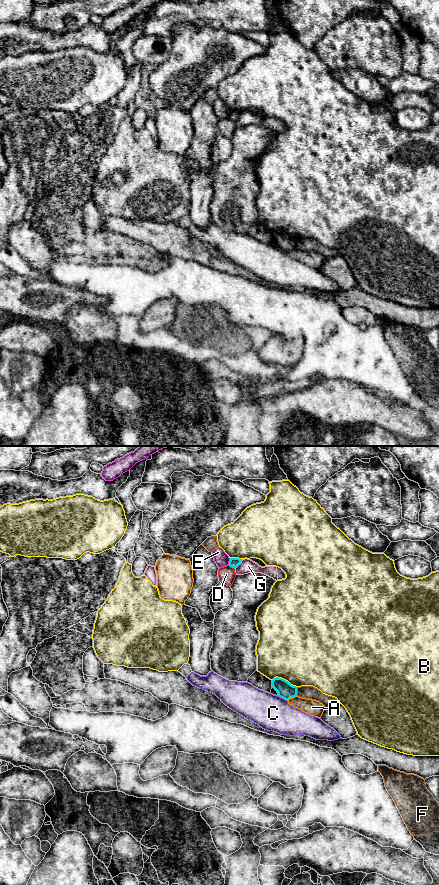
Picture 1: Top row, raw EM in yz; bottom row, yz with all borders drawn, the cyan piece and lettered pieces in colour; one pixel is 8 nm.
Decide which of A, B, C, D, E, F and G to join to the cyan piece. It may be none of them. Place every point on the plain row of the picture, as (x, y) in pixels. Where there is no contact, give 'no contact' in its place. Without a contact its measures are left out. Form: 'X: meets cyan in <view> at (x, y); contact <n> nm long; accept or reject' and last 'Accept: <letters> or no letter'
A: meets cyan in yz at (291, 249); contact 90 nm long; reject
B: meets cyan in yz at (283, 231); contact 220 nm long; reject
C: meets cyan in yz at (282, 249); contact 80 nm long; reject
D: meets cyan in yz at (231, 118); contact 70 nm long; reject
E: meets cyan in yz at (229, 113); contact 60 nm long; reject
F: meets cyan in yz at (296, 243); contact 70 nm long; reject
G: meets cyan in yz at (238, 116); contact 100 nm long; reject
Accept: no letter

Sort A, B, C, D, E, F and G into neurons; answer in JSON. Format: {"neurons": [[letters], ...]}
{"neurons": [["A"], ["B"], ["C"], ["D"], ["E"], ["F"], ["G"]]}

